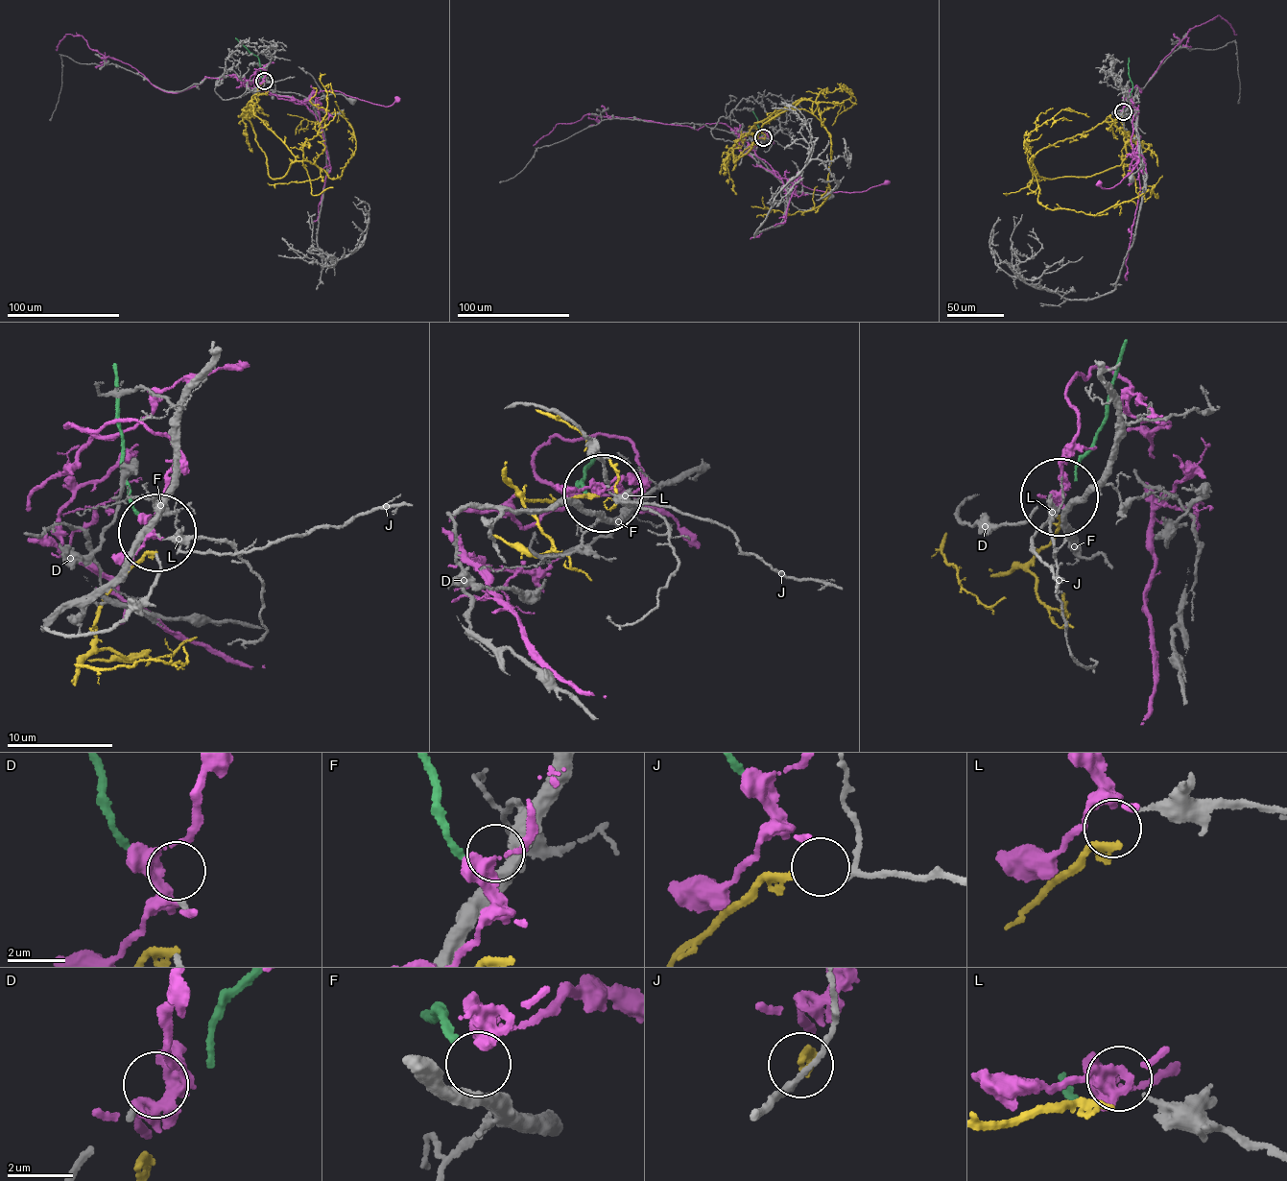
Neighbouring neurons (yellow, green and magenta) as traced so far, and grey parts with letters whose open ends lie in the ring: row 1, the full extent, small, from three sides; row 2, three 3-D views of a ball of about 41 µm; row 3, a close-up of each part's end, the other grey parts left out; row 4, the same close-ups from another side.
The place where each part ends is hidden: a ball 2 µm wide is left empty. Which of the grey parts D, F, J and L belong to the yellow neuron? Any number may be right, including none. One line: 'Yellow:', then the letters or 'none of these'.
Yellow: J

